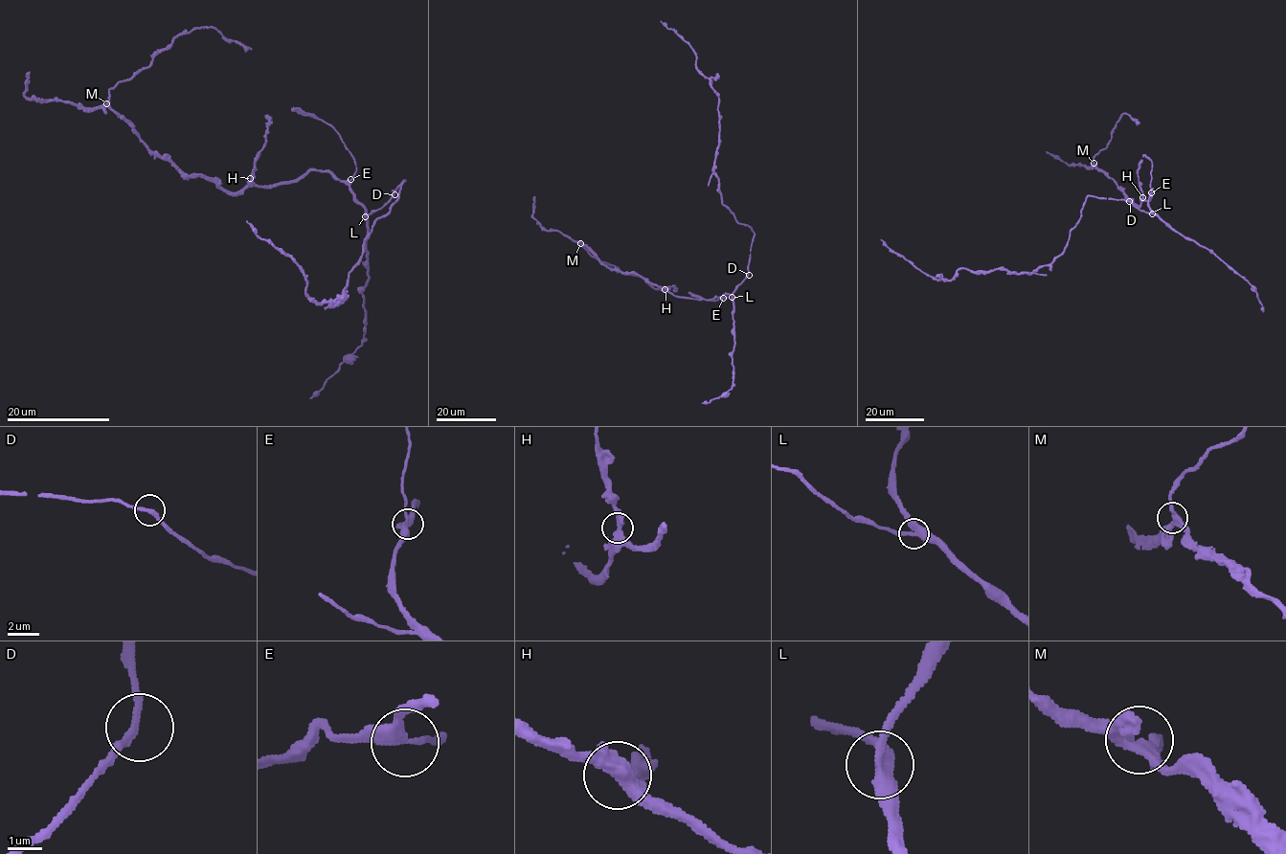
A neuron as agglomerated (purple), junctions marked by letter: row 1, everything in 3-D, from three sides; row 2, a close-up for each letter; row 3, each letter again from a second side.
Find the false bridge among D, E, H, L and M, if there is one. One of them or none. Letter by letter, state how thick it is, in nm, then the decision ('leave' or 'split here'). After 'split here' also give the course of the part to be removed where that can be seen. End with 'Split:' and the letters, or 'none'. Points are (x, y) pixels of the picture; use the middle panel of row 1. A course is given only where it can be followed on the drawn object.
D: 220 nm | leave
E: 320 nm | leave
H: 400 nm | leave
L: 360 nm | leave
M: 280 nm | leave
Split: none

